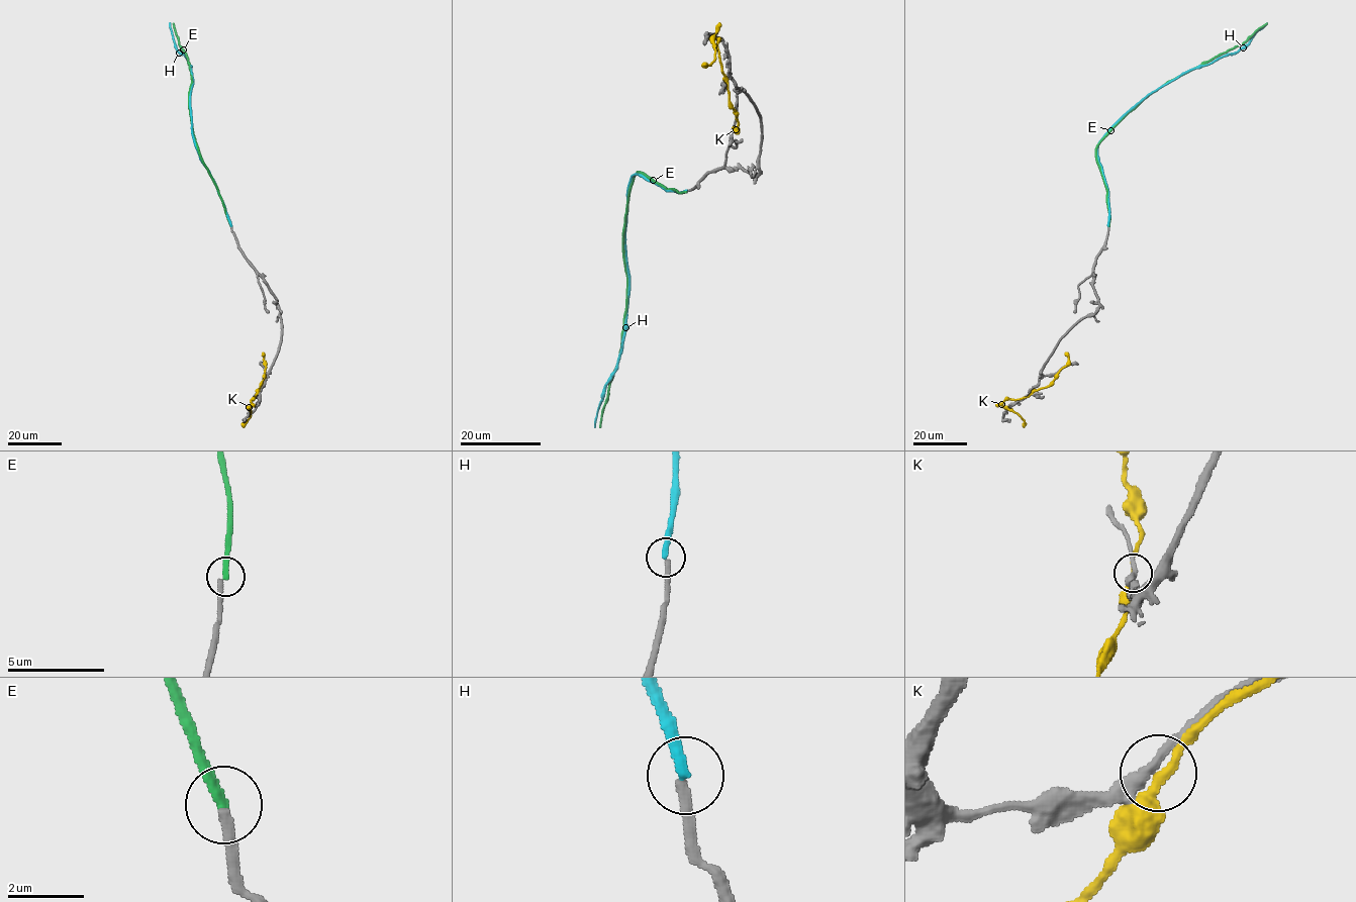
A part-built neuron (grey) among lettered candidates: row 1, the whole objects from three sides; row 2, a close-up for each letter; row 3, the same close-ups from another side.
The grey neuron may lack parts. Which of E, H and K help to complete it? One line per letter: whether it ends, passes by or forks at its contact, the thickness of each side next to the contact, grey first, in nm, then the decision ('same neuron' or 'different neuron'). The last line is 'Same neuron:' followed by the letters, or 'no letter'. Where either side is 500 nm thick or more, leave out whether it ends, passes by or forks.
E: it ends; calibres 280 and 280 nm; different neuron
H: it ends; calibres 280 and 300 nm; different neuron
K: it passes by; calibres 260 and 260 nm; different neuron
Same neuron: no letter

